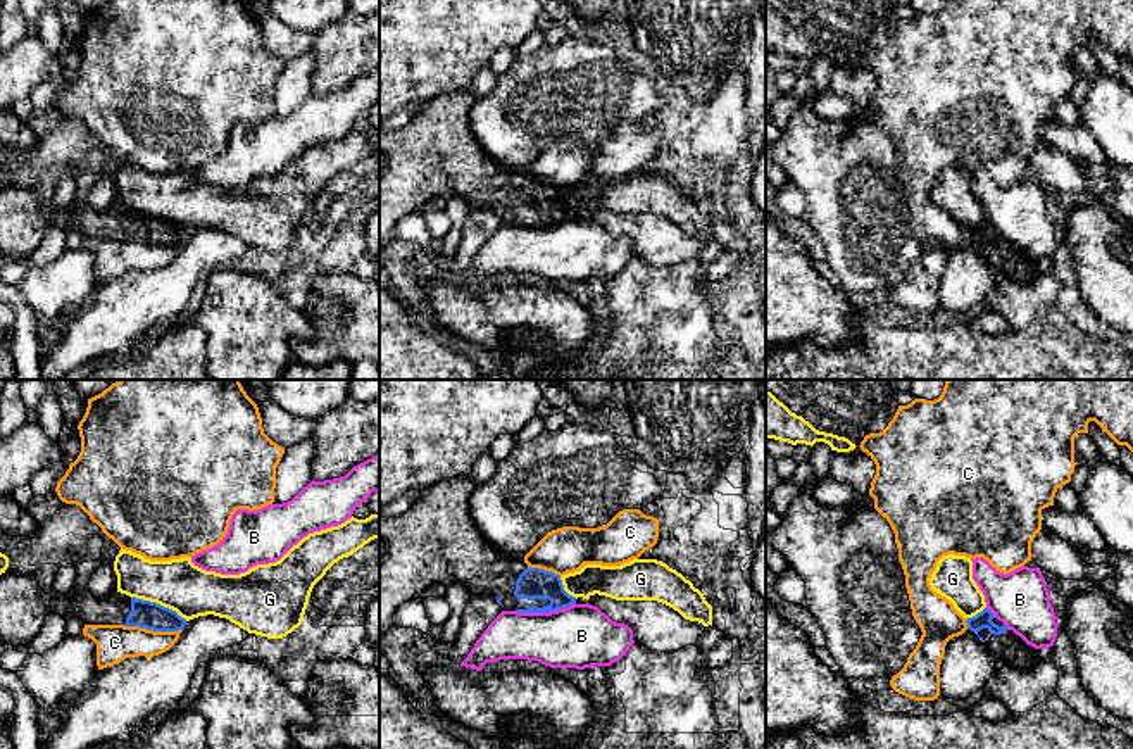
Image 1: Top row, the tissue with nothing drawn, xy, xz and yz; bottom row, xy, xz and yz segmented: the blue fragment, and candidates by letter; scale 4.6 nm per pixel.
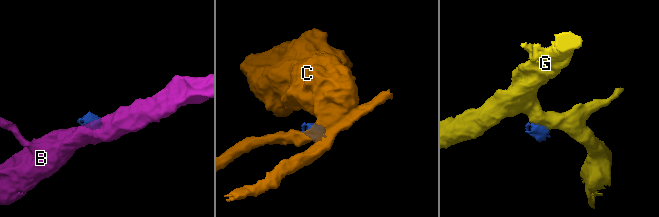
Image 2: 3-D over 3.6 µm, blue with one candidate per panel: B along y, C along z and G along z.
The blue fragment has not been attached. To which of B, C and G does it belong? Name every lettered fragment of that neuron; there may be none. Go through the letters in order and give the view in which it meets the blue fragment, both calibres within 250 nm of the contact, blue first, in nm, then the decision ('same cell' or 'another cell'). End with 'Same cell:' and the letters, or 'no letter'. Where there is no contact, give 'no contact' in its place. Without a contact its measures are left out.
B: xz | 140/300 nm | another cell
C: xy | 130/180 nm | another cell
G: xy | 130/240 nm | another cell
Same cell: no letter

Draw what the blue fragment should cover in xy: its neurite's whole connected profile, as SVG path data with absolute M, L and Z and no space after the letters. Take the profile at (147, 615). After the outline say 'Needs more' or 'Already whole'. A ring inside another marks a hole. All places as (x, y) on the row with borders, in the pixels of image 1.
M0 575L0 640L5 644L26 645L48 614L67 613L74 613L85 625L124 625L153 632L178 632L186 625L176 611L121 592L105 597L90 590L60 594L53 587L43 590L34 575Z. Needs more

